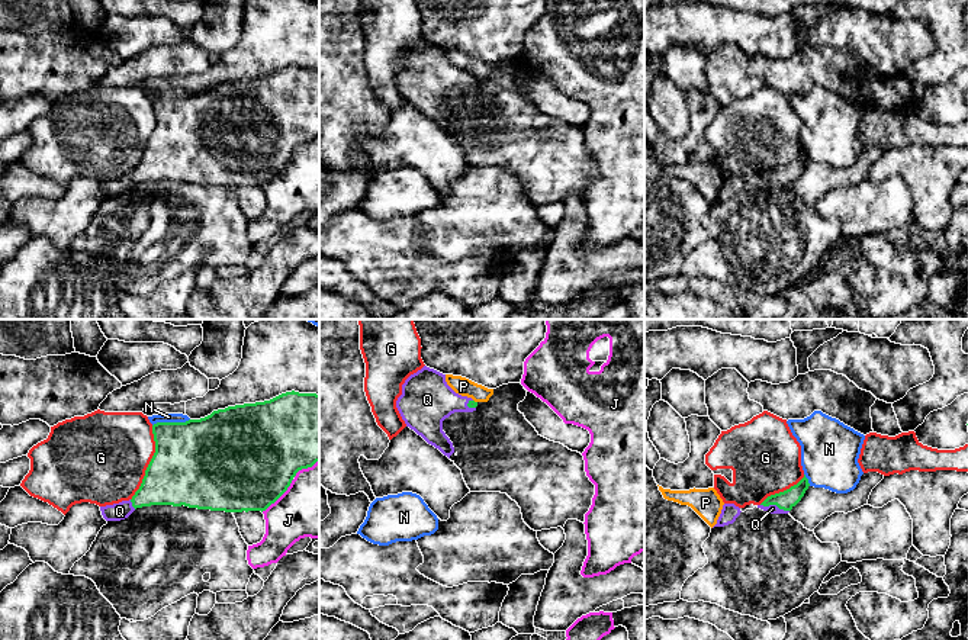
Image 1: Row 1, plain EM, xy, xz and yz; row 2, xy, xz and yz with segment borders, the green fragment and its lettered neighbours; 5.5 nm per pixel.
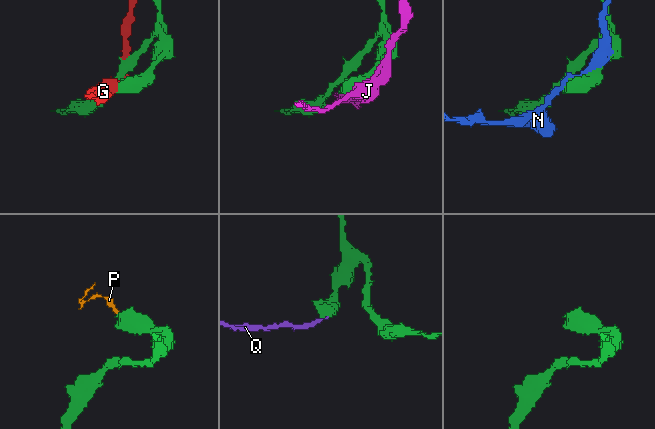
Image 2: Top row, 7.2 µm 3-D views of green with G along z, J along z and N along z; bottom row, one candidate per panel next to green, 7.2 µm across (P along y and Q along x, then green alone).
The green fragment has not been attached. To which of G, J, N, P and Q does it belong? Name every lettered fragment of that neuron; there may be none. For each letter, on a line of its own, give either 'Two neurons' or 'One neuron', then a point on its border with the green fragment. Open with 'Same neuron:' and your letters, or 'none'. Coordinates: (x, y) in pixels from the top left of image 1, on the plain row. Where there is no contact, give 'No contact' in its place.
Same neuron: Q
G: Two neurons. Touches green at xy (150, 138)
J: Two neurons. Touches green at xy (279, 171)
N: Two neurons. Touches green at xy (170, 97)
P: Two neurons. Touches green at xz (473, 76)
Q: One neuron. Touches green at yz (775, 179)

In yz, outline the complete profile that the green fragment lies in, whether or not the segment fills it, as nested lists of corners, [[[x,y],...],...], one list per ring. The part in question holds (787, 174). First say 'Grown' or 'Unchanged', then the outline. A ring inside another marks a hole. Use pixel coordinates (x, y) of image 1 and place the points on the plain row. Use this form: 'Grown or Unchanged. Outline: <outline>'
Grown. Outline: [[[804,152],[789,164],[768,171],[758,183],[768,186],[771,189],[788,189],[804,171],[808,164],[808,154]]]

